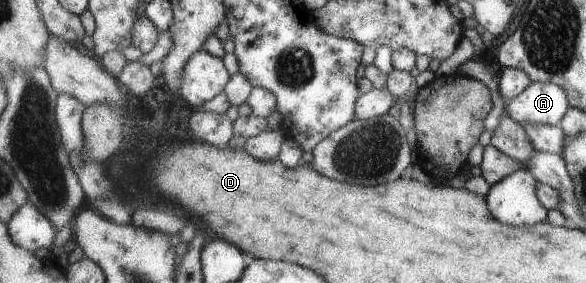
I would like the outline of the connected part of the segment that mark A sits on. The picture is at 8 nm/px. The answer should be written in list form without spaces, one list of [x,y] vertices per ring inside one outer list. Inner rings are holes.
[[[533,81],[531,86],[524,92],[521,92],[517,98],[508,102],[508,106],[509,114],[513,116],[513,119],[525,127],[527,124],[535,124],[535,126],[557,126],[570,110],[568,93],[561,86],[540,81]]]

